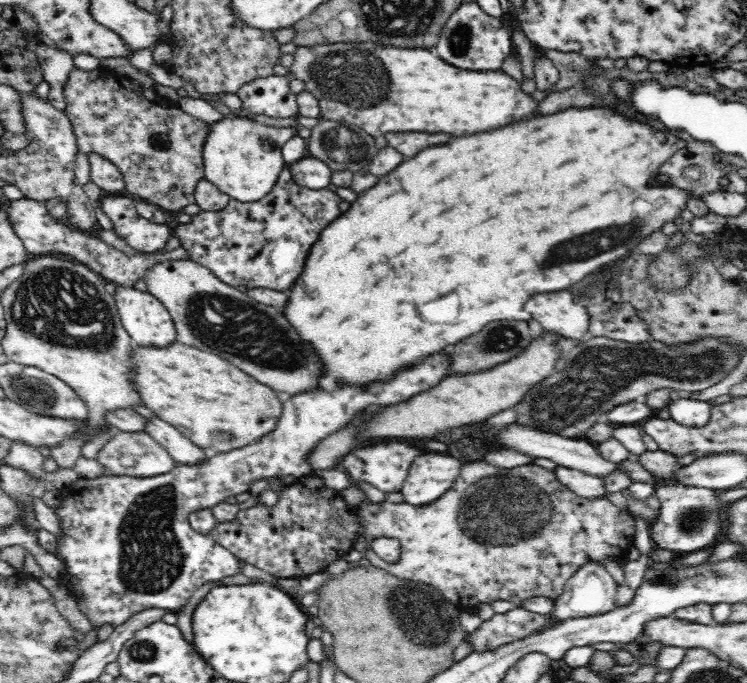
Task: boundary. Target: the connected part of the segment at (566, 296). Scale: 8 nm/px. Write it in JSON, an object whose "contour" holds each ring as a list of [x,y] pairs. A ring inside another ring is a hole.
{"contour":[[[568,290],[538,293],[532,296],[524,310],[544,328],[563,337],[580,340],[589,329],[588,309],[577,302]]]}

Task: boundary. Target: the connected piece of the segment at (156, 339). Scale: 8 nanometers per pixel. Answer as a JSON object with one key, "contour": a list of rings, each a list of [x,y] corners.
{"contour":[[[117,285],[113,297],[125,331],[134,344],[142,346],[163,347],[176,341],[176,329],[167,308],[150,293],[139,291],[134,287]]]}

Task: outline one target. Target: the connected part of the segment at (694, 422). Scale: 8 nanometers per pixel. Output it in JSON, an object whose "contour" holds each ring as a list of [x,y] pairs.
{"contour":[[[674,396],[667,406],[671,420],[682,426],[700,428],[700,426],[706,426],[710,419],[711,406],[709,402]]]}

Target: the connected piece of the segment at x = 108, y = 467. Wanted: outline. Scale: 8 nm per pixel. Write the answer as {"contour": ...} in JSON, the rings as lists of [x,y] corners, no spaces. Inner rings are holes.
{"contour":[[[114,431],[114,436],[104,444],[96,454],[95,461],[103,468],[104,476],[128,476],[128,477],[158,477],[170,472],[175,467],[175,460],[171,455],[145,432]]]}

